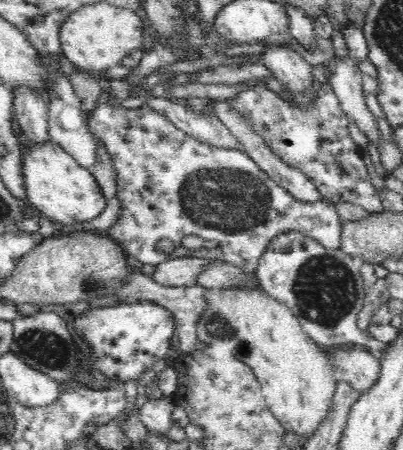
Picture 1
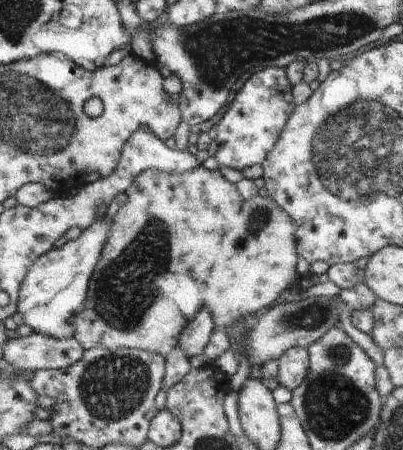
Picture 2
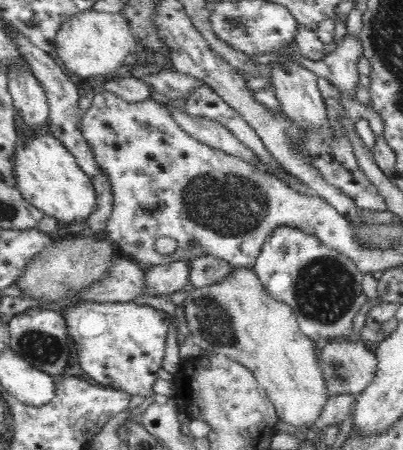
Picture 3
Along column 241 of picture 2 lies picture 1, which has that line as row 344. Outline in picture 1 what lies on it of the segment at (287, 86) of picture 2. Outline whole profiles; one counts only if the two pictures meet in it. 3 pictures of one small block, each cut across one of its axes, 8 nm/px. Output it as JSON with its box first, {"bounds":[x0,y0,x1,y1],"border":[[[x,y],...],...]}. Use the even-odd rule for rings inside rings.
{"bounds":[74,302,176,384],"border":[[[102,302],[86,310],[80,318],[74,318],[74,330],[78,336],[92,342],[96,350],[94,370],[126,384],[130,380],[138,382],[140,376],[154,368],[158,360],[166,360],[170,342],[174,336],[176,316],[160,304],[152,302]]]}

